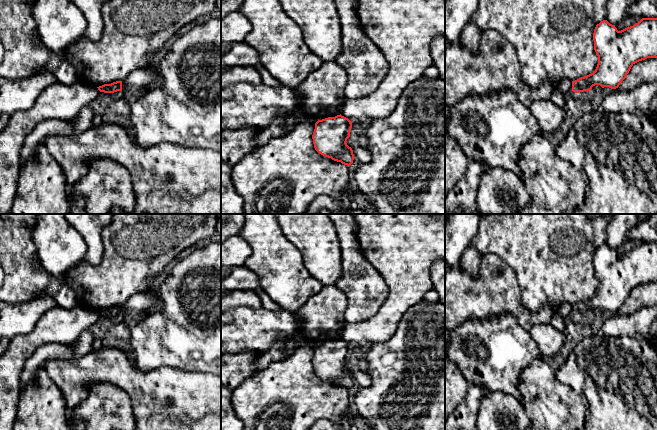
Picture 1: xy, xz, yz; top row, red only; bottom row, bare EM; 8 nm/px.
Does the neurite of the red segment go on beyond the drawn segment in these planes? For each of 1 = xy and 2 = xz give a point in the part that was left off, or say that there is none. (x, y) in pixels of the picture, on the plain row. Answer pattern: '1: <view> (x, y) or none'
1: none
2: none

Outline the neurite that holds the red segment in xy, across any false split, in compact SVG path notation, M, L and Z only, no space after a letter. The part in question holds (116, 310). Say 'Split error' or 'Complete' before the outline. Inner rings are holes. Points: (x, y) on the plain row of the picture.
Complete. M116 305L111 308L104 308L97 312L100 316L104 316L104 317L114 317L117 315L122 315L122 305Z

